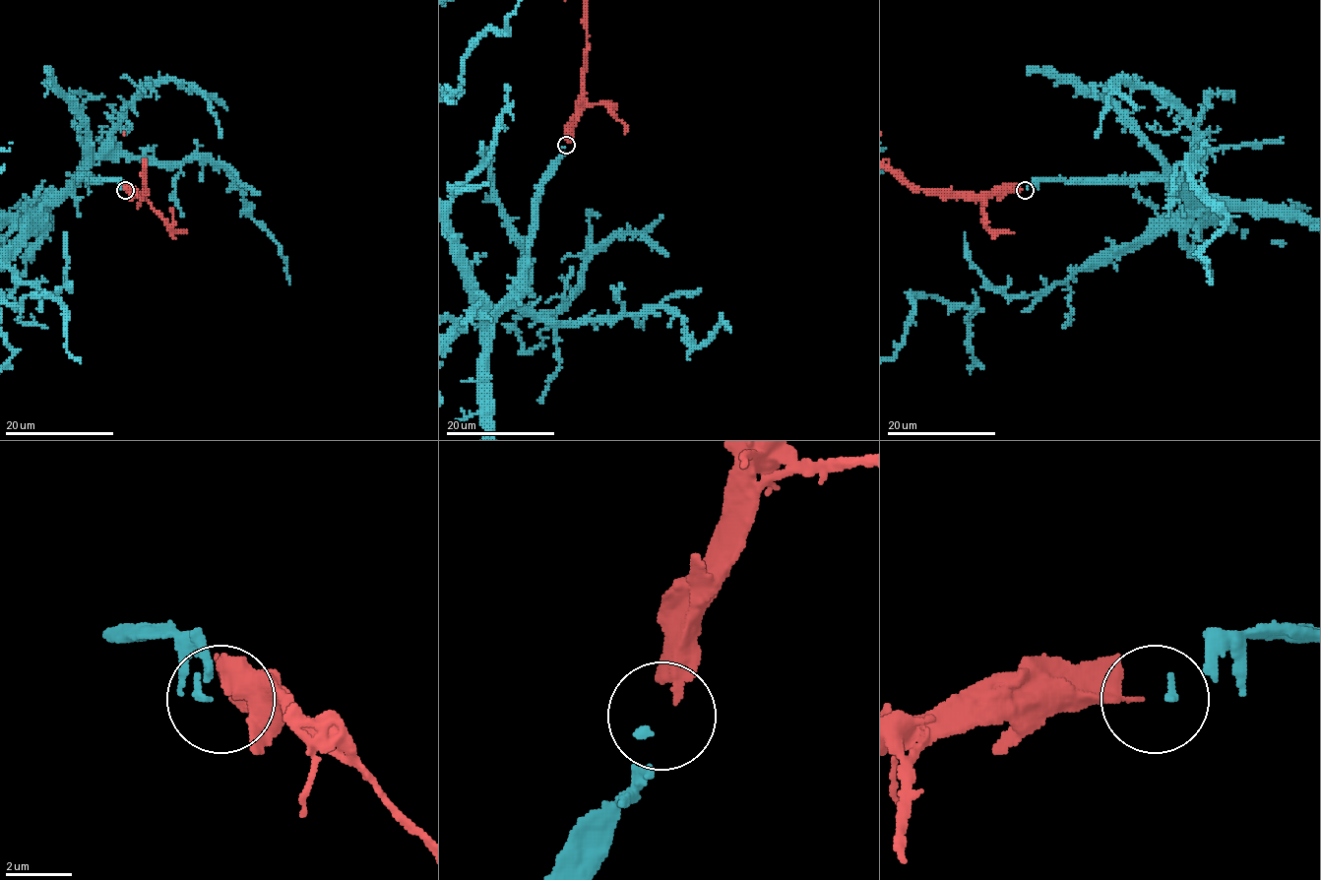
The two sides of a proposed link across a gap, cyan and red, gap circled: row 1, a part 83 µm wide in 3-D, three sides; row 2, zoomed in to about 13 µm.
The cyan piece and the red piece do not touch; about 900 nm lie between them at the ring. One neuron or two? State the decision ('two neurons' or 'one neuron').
one neuron

